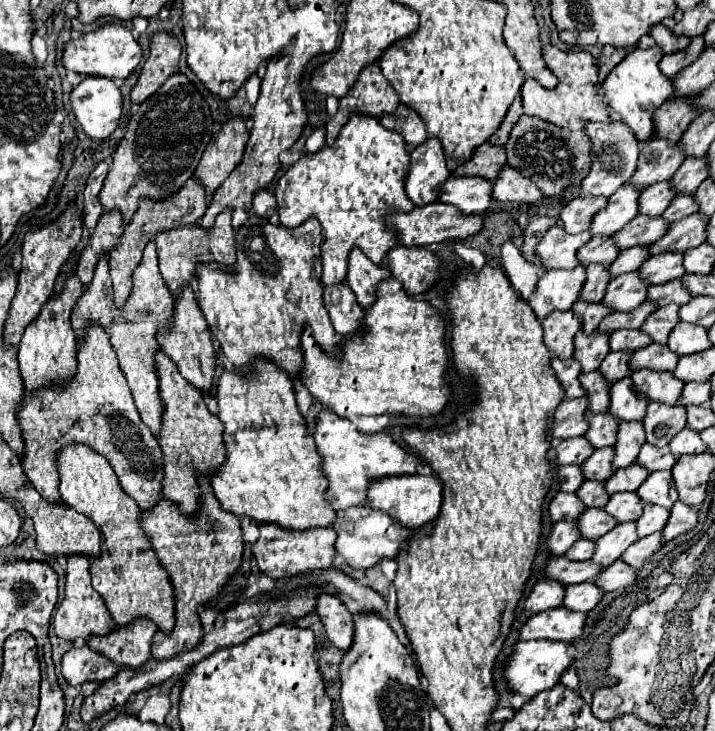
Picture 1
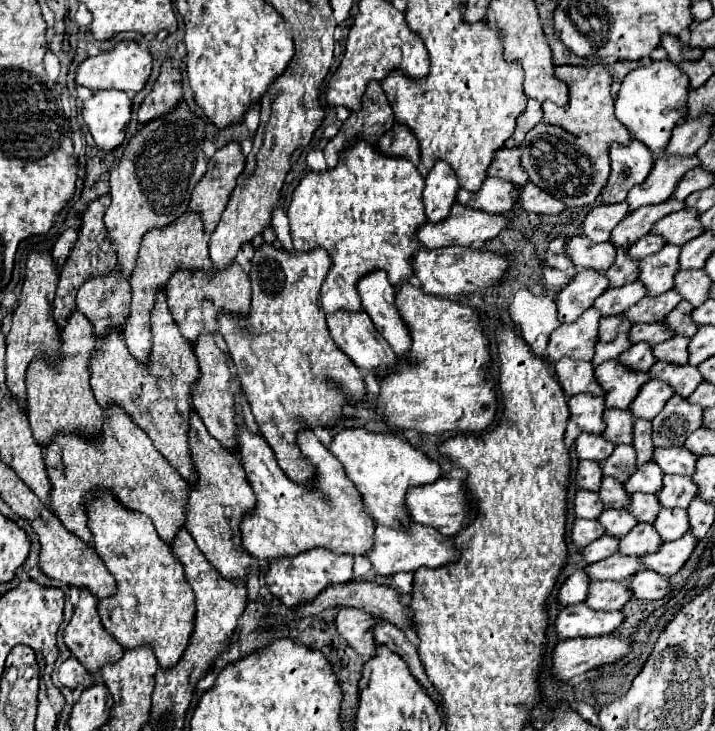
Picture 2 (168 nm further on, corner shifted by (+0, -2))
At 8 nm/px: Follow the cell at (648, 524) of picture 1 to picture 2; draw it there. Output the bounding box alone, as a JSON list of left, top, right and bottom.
[653,508,689,542]

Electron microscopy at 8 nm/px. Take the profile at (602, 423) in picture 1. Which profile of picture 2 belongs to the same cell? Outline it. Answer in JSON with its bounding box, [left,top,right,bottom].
[603,408,633,444]

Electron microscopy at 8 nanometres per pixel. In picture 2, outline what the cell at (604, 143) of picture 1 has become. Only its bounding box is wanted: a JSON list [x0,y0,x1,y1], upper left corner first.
[601,140,653,204]

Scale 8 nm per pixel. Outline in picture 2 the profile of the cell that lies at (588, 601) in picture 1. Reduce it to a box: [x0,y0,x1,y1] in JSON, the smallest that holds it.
[587,582,633,610]

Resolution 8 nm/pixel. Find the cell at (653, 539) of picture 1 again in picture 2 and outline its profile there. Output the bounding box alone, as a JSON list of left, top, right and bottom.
[641,534,697,578]

